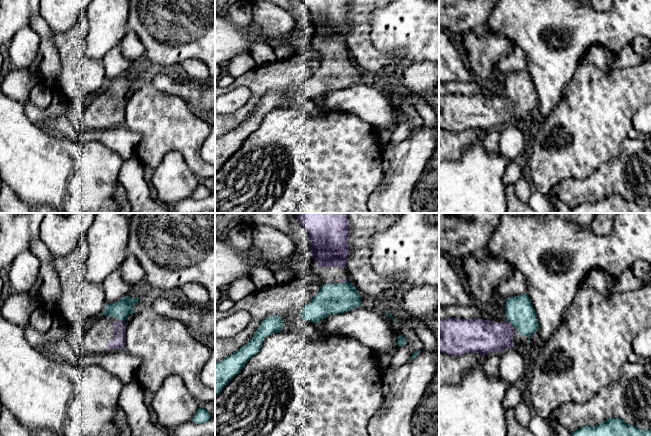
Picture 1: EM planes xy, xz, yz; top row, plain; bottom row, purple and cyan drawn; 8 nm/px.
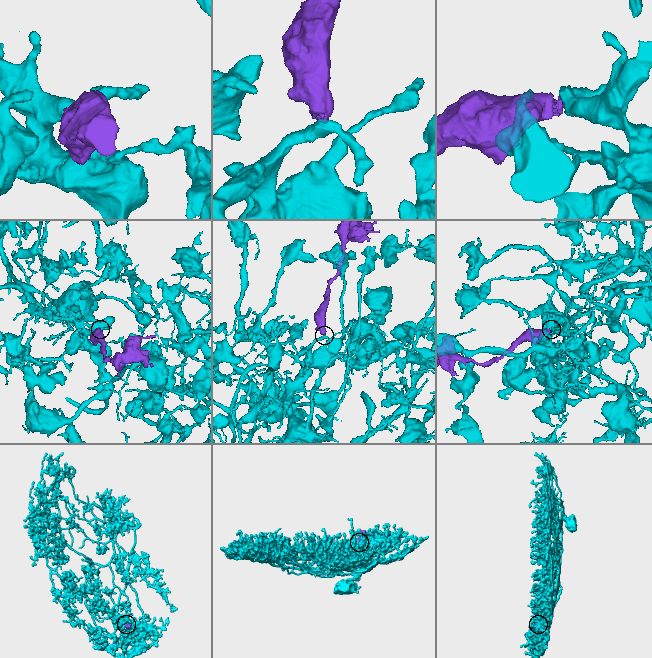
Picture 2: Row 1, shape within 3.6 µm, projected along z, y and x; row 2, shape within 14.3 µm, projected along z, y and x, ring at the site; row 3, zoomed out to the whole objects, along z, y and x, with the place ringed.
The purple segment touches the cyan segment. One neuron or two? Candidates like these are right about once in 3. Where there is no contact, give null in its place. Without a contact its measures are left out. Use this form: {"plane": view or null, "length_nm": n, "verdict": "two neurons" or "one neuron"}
{"plane": "xy", "length_nm": 70, "verdict": "one neuron"}

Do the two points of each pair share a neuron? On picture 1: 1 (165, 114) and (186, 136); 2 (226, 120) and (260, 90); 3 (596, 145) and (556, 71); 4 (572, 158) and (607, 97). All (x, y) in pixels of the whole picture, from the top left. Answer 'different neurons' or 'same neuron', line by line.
1: same neuron
2: same neuron
3: different neurons
4: same neuron

